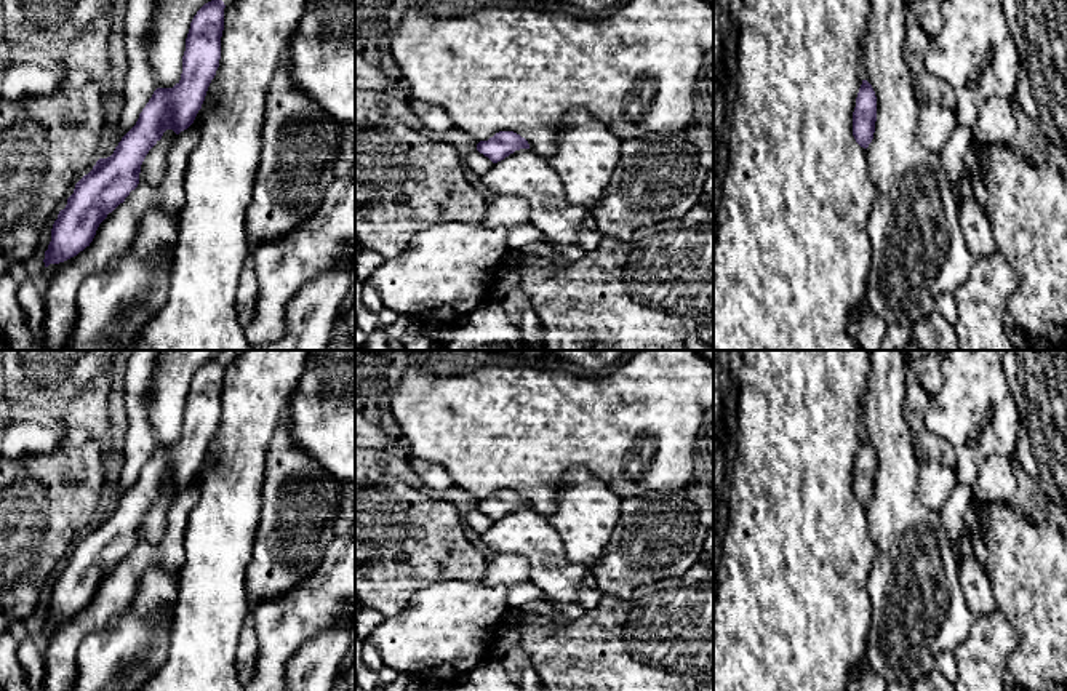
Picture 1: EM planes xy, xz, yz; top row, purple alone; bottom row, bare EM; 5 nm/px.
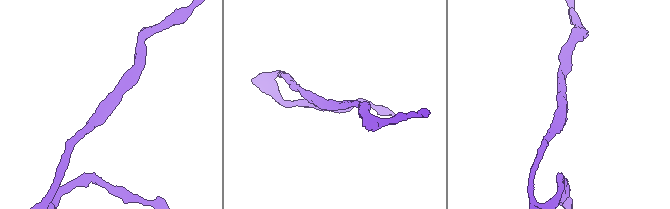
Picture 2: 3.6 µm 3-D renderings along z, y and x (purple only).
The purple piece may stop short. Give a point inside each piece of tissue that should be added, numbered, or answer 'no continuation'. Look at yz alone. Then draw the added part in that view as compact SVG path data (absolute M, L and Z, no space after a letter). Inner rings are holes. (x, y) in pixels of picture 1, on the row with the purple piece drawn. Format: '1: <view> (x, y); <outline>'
no continuation

